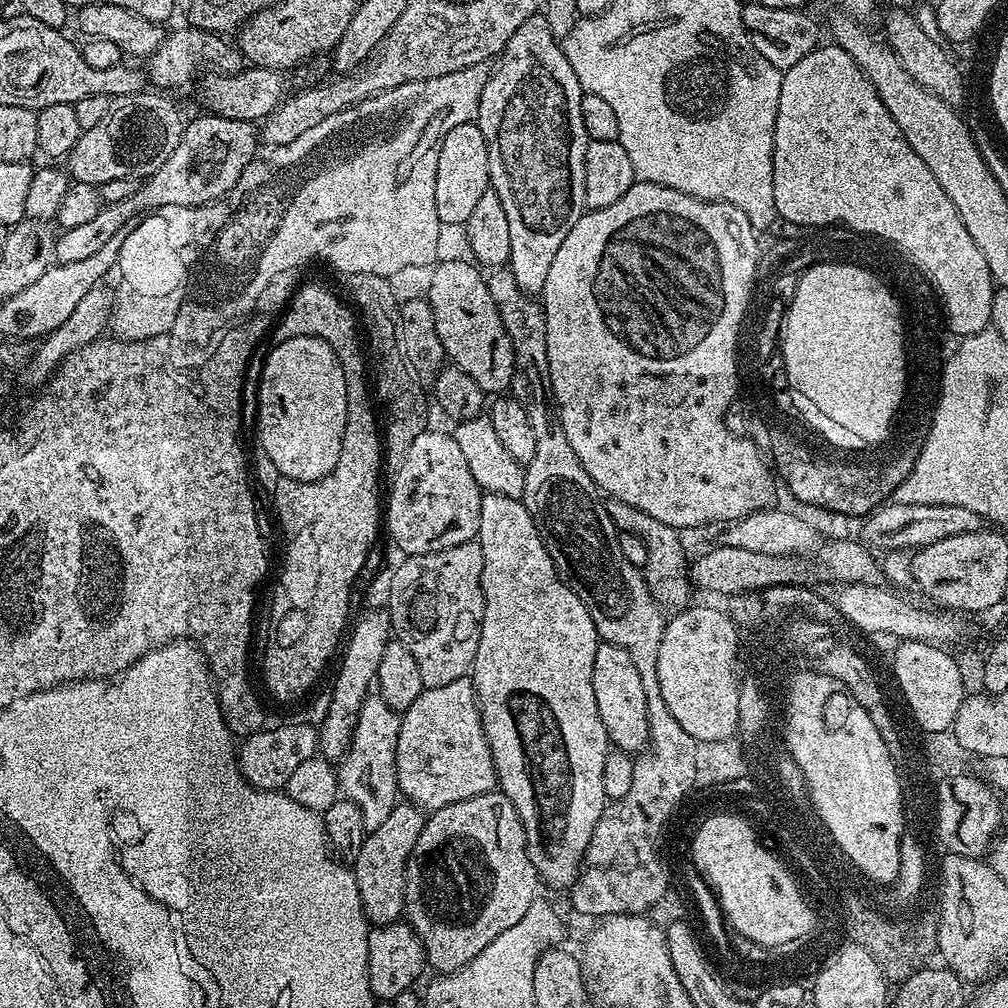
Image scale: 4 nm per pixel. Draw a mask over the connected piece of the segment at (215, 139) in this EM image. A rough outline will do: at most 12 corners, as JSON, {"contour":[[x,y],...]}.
{"contour":[[203,115],[122,202],[63,229],[82,262],[158,208],[213,204],[257,159],[251,120]]}

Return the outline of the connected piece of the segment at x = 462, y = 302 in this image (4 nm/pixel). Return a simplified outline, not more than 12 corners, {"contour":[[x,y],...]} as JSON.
{"contour":[[431,269],[426,299],[445,357],[485,394],[507,393],[514,346],[485,273]]}

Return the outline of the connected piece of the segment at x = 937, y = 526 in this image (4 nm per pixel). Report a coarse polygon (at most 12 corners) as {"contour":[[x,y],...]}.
{"contour":[[966,506],[877,508],[863,524],[873,549],[919,550],[986,528]]}

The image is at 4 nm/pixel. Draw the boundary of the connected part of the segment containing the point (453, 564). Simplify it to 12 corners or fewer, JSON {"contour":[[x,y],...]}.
{"contour":[[476,540],[397,568],[386,613],[425,688],[468,676]]}

